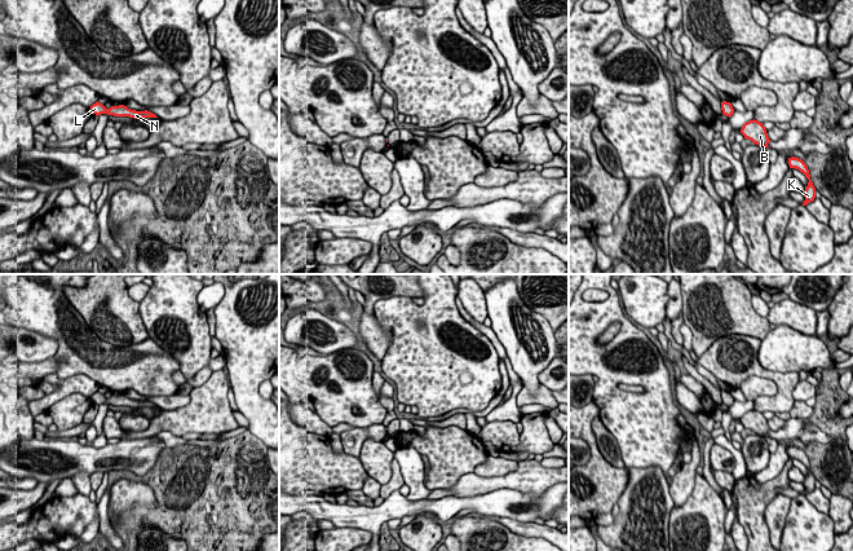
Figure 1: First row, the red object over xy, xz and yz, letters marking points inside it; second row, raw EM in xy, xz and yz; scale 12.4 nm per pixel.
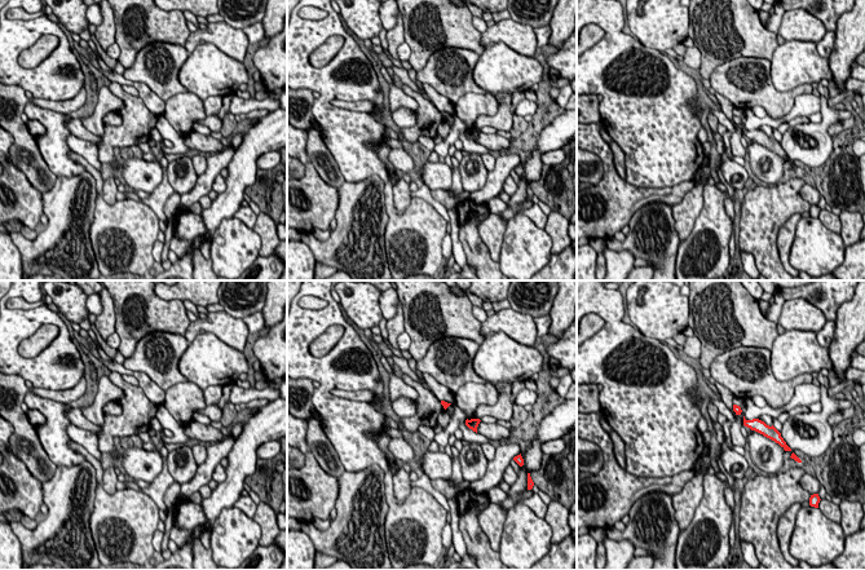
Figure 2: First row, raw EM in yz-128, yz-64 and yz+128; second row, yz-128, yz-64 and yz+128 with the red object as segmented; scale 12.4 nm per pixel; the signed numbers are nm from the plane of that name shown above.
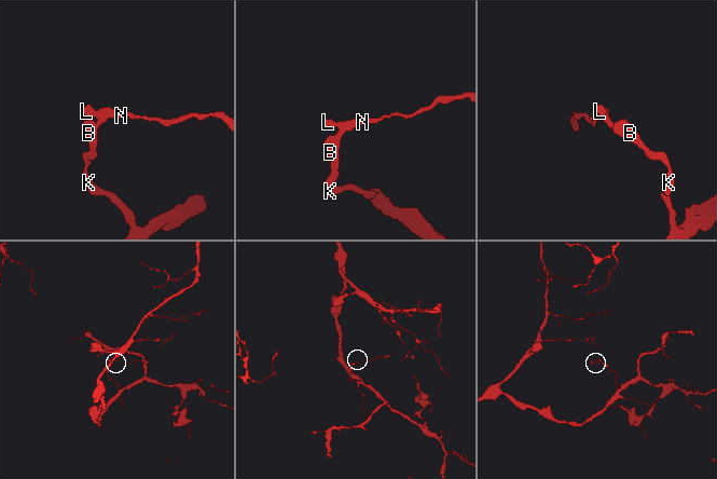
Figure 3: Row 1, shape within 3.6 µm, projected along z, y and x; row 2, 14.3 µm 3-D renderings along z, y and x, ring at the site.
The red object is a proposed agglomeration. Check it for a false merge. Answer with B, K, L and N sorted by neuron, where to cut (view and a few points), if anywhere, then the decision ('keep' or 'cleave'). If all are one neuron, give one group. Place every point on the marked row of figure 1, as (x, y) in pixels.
groups B K L N; cut none; keep

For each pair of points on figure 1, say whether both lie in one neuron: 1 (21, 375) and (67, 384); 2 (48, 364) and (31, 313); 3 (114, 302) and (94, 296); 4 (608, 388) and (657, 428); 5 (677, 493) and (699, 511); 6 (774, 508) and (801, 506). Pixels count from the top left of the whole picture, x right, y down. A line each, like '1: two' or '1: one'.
1: two
2: two
3: one
4: one
5: two
6: two

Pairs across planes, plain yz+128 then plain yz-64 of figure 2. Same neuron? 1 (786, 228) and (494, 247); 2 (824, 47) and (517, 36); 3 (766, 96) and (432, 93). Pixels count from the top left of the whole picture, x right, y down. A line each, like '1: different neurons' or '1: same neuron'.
1: same neuron
2: different neurons
3: different neurons

